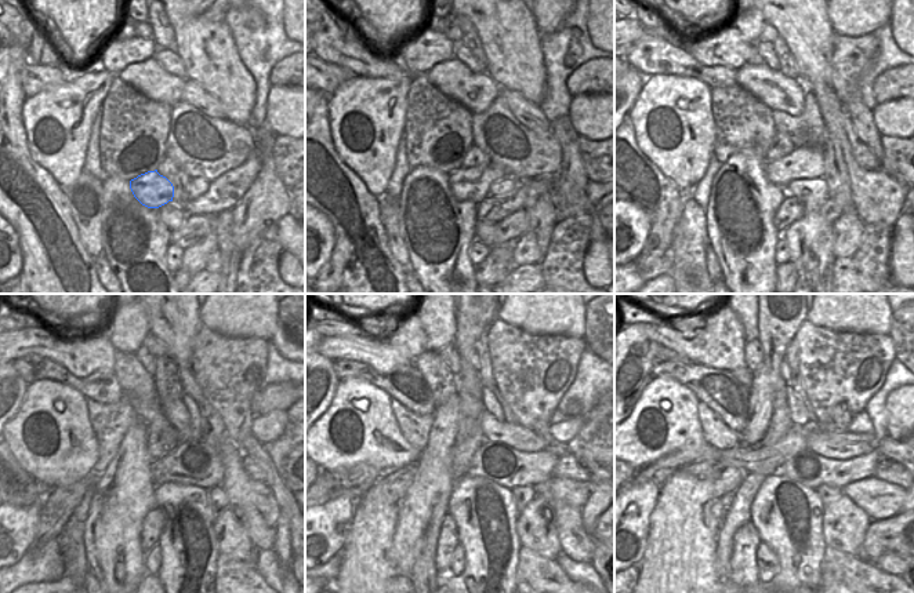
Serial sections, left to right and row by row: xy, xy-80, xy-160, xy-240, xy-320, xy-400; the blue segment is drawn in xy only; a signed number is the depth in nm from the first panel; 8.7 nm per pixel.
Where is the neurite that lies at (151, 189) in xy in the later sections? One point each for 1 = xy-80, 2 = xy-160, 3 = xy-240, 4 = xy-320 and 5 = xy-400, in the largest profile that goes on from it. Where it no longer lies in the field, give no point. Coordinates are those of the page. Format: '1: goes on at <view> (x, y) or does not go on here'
1: goes on at xy-80 (465, 184)
2: goes on at xy-160 (802, 163)
3: goes on at xy-240 (198, 464)
4: goes on at xy-320 (507, 466)
5: goes on at xy-400 (808, 468)

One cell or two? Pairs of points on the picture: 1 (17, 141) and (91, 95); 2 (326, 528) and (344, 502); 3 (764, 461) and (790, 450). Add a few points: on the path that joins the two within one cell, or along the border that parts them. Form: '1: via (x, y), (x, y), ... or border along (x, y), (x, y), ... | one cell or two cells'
1: border along (22, 104), (22, 126), (29, 155), (40, 164) | two cells
2: via (329, 521), (340, 509) | one cell
3: via (771, 457), (783, 450) | one cell

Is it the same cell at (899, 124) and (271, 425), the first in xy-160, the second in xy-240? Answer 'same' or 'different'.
same

